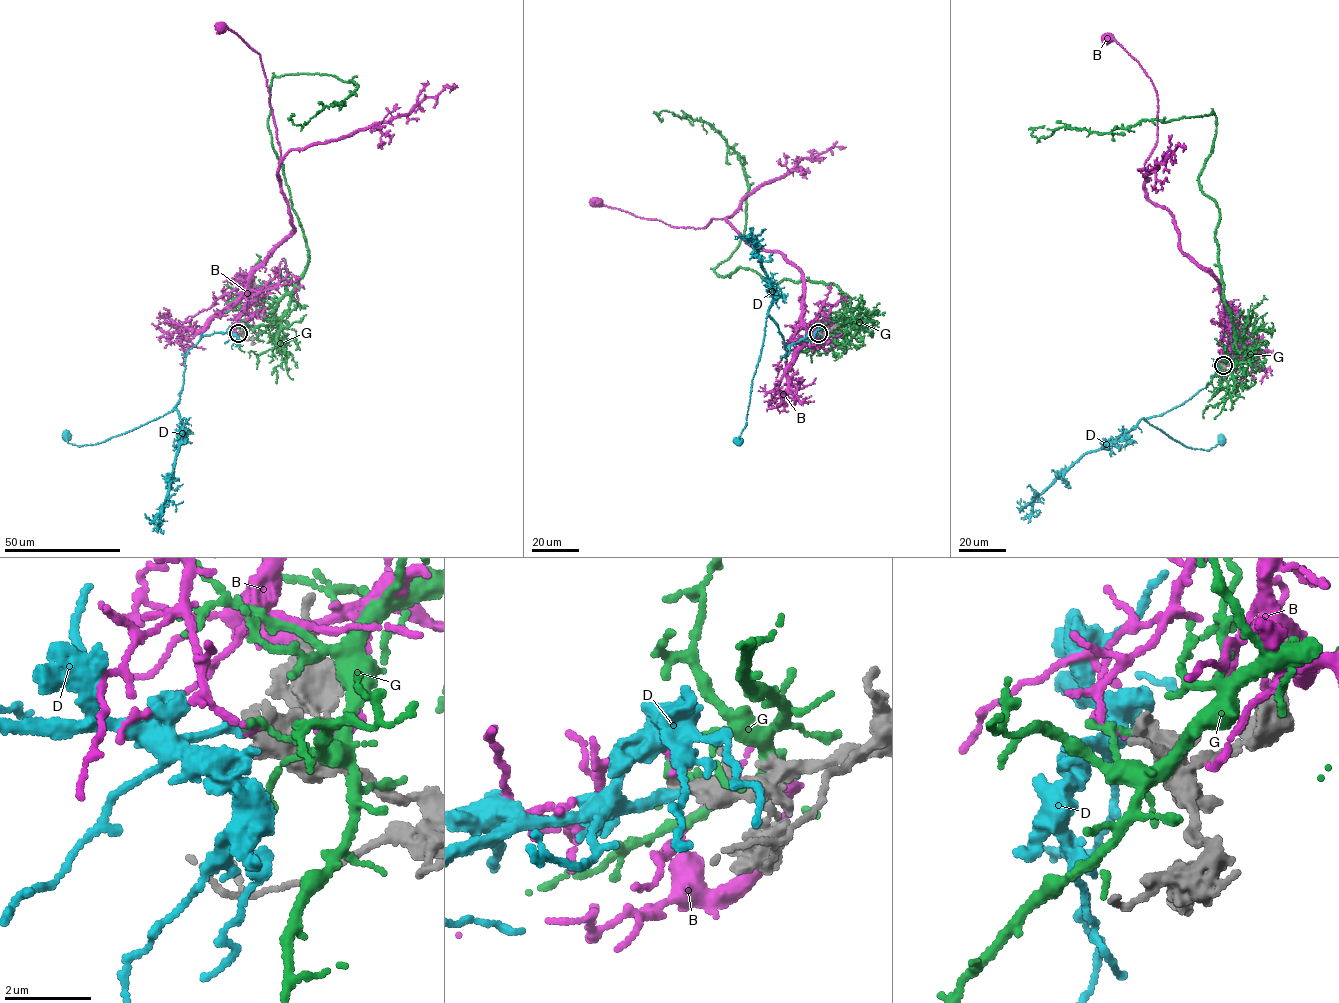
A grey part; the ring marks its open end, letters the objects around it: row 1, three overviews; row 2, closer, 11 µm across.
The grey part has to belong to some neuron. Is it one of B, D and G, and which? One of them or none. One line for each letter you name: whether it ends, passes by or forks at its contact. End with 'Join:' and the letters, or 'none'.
D: it ends there
Join: D

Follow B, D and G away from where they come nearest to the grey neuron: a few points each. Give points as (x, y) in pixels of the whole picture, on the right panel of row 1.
B: (1221, 365), (1232, 343), (1221, 288), (1181, 250), (1173, 215), (1145, 190), (1156, 91), (1108, 36)
D: (1223, 365), (1214, 360), (1217, 367), (1210, 383), (1185, 402), (1145, 419), (1195, 449), (1209, 450), (1221, 441)
G: (1221, 364), (1237, 356), (1219, 209), (1198, 179), (1214, 112), (1031, 135), (1044, 125)

